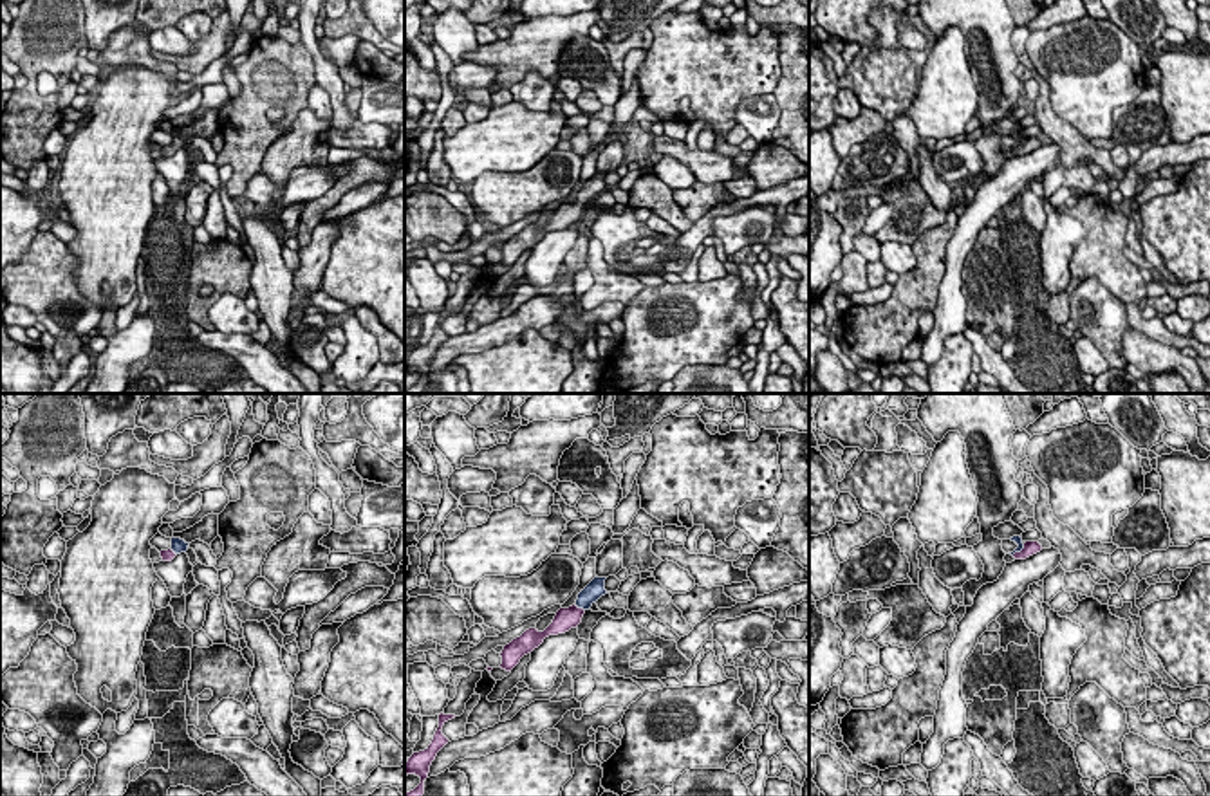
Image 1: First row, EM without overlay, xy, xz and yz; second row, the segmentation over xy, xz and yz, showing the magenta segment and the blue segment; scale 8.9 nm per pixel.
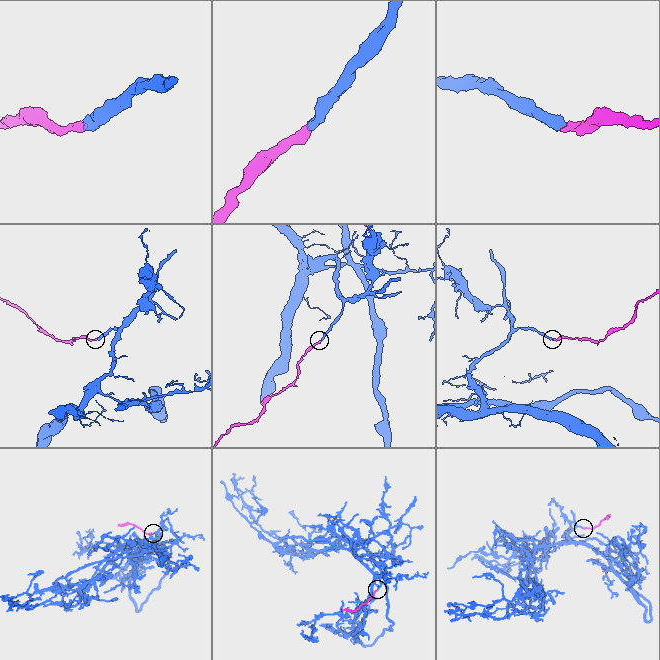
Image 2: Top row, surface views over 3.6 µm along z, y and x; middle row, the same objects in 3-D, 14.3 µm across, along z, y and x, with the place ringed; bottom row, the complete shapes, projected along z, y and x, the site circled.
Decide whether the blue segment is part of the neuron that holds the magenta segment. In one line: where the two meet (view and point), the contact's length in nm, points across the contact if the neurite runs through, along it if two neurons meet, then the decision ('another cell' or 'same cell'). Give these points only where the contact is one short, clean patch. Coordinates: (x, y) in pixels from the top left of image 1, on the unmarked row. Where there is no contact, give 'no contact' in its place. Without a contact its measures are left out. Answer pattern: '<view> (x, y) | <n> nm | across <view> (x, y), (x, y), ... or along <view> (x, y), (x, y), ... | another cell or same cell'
xz (580, 204) | 110 nm | across xz (569, 213), (580, 204), (596, 183) | same cell

